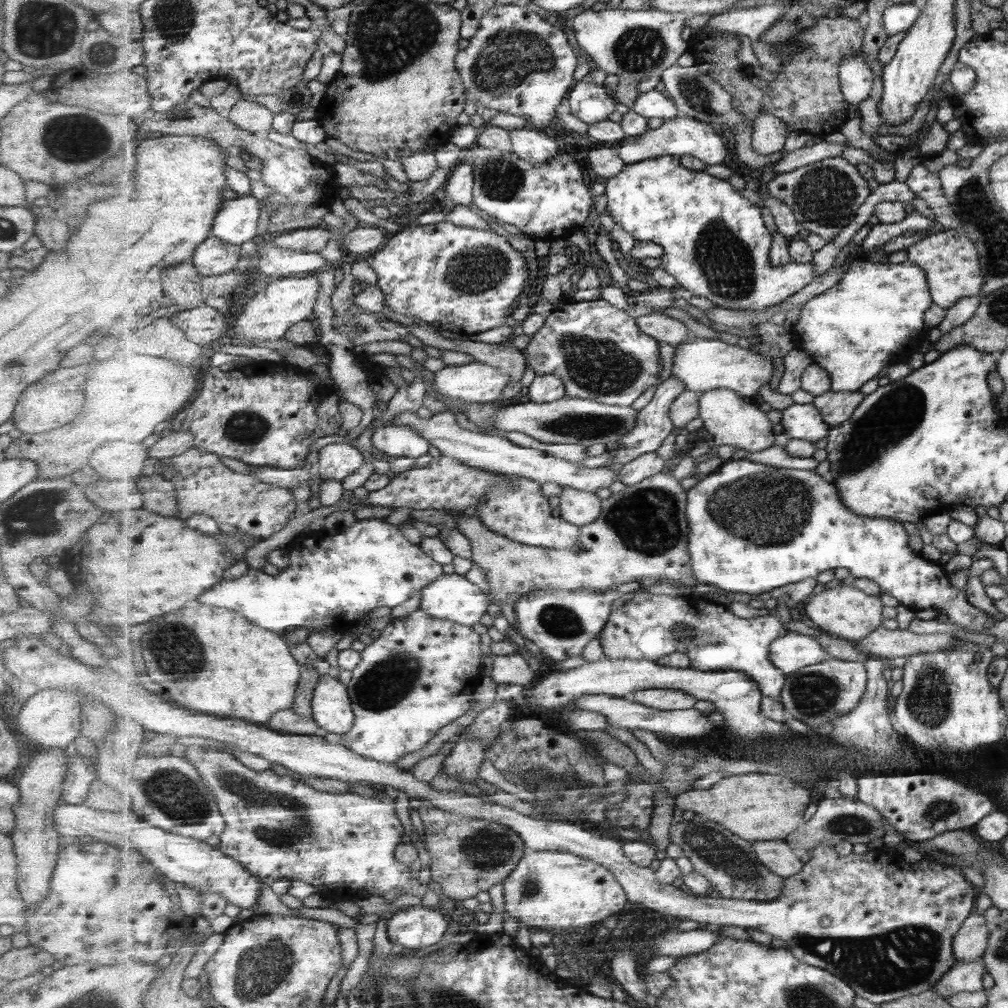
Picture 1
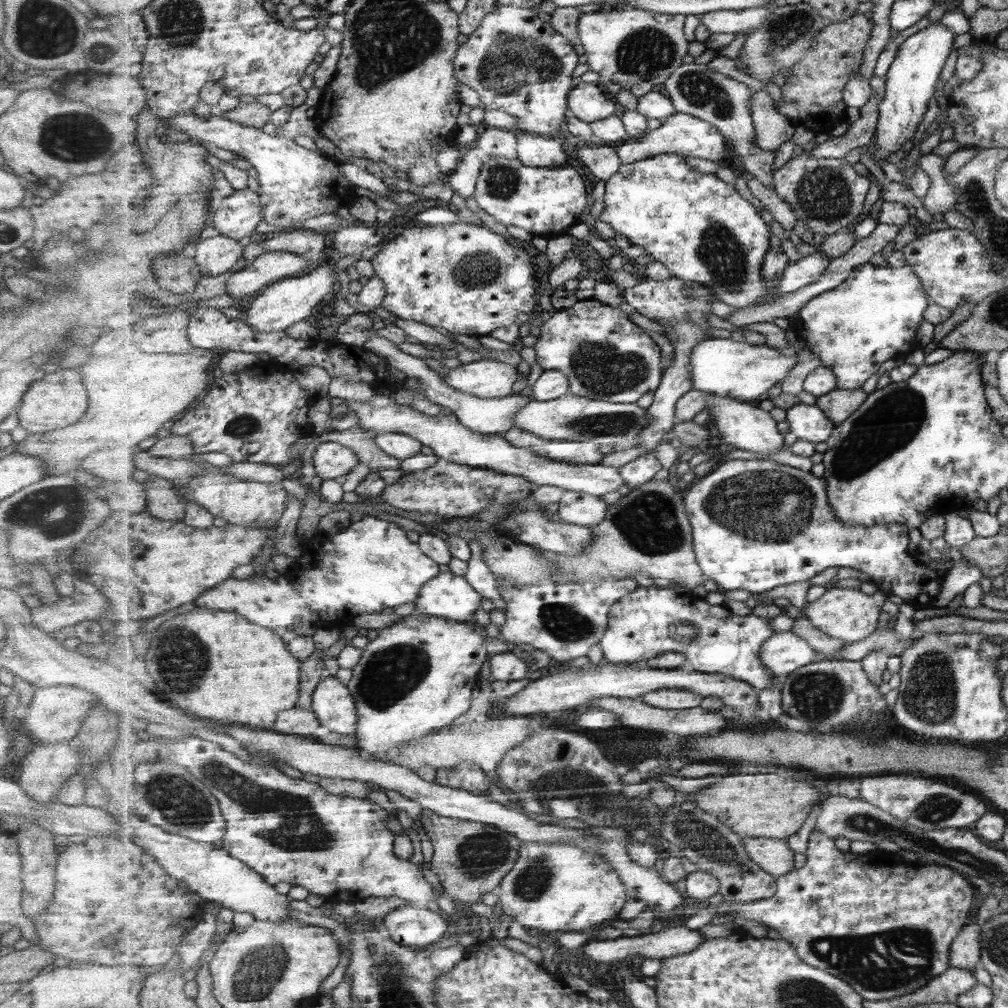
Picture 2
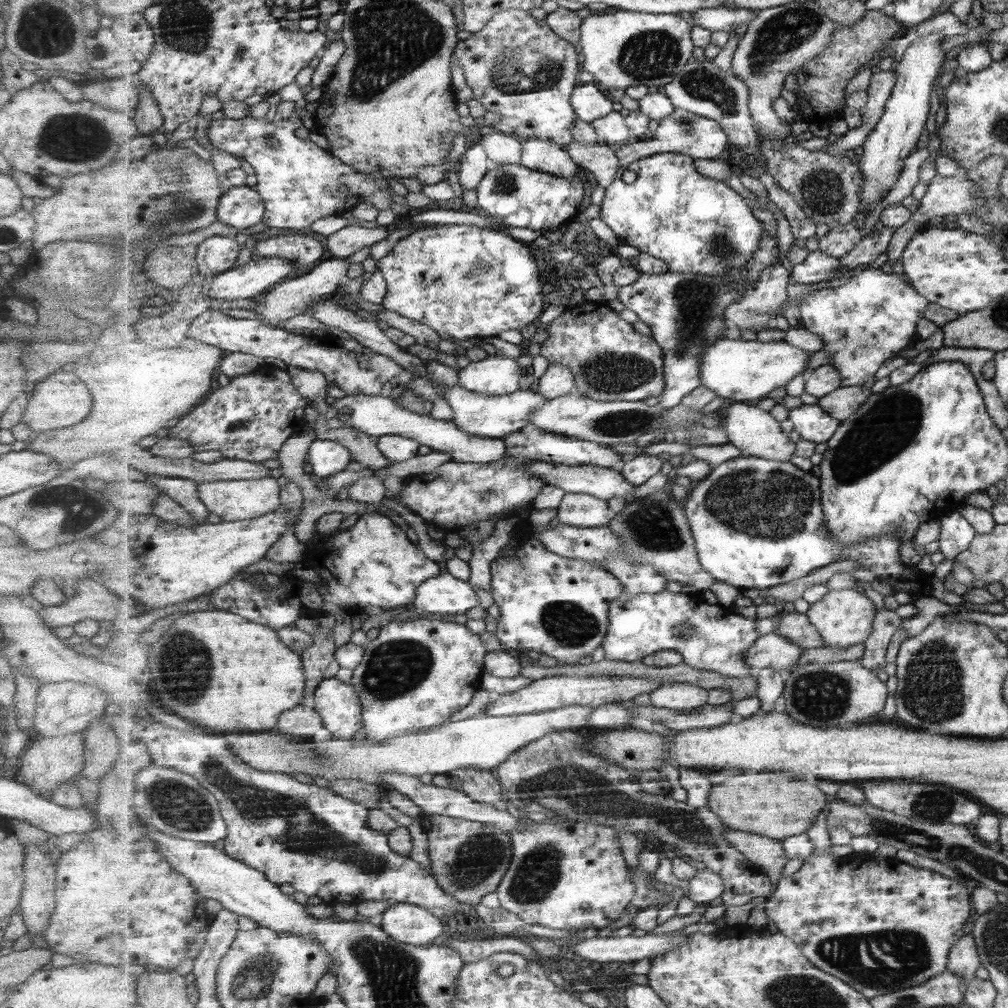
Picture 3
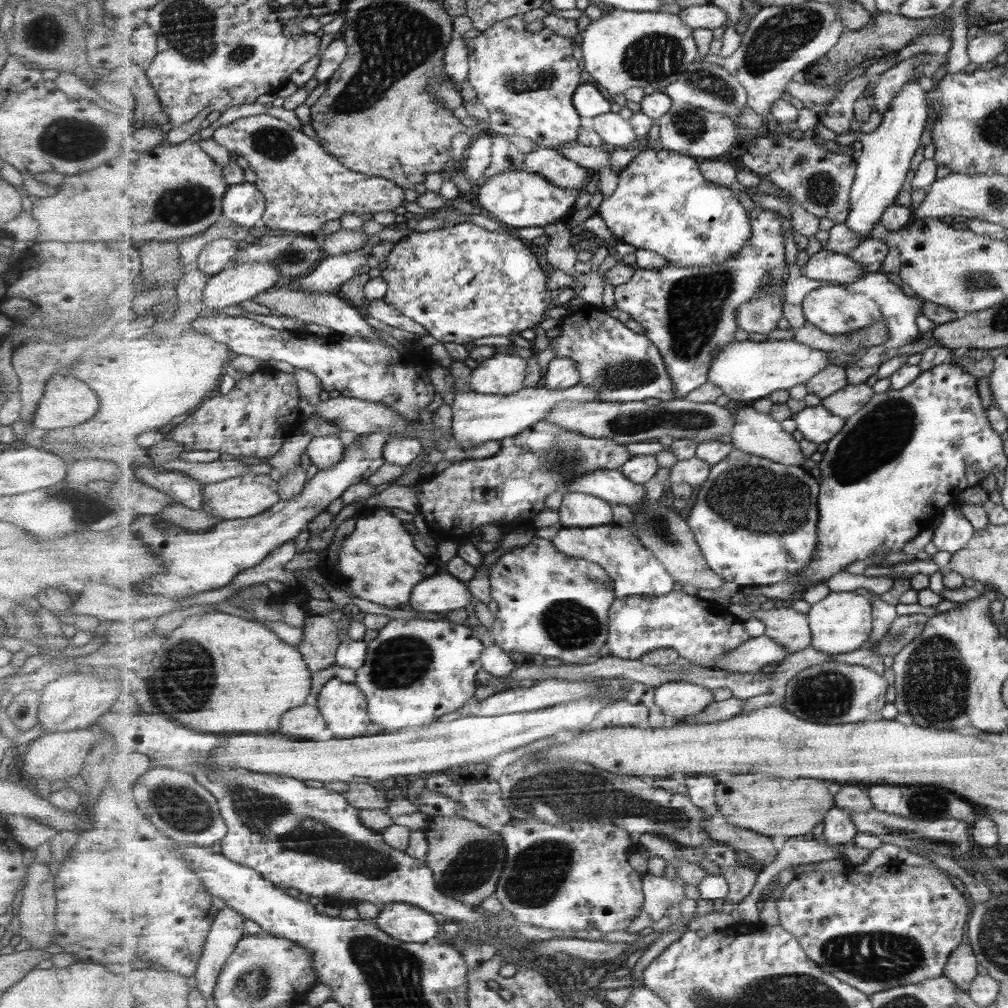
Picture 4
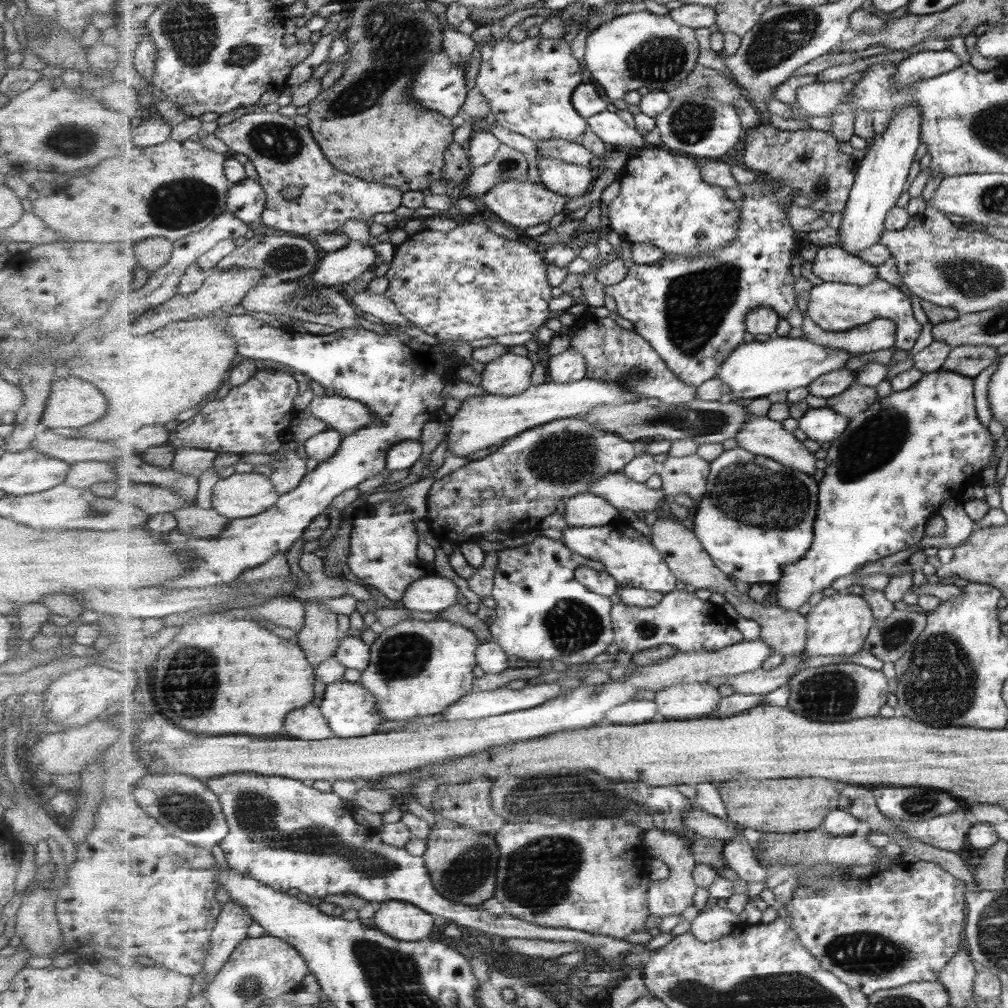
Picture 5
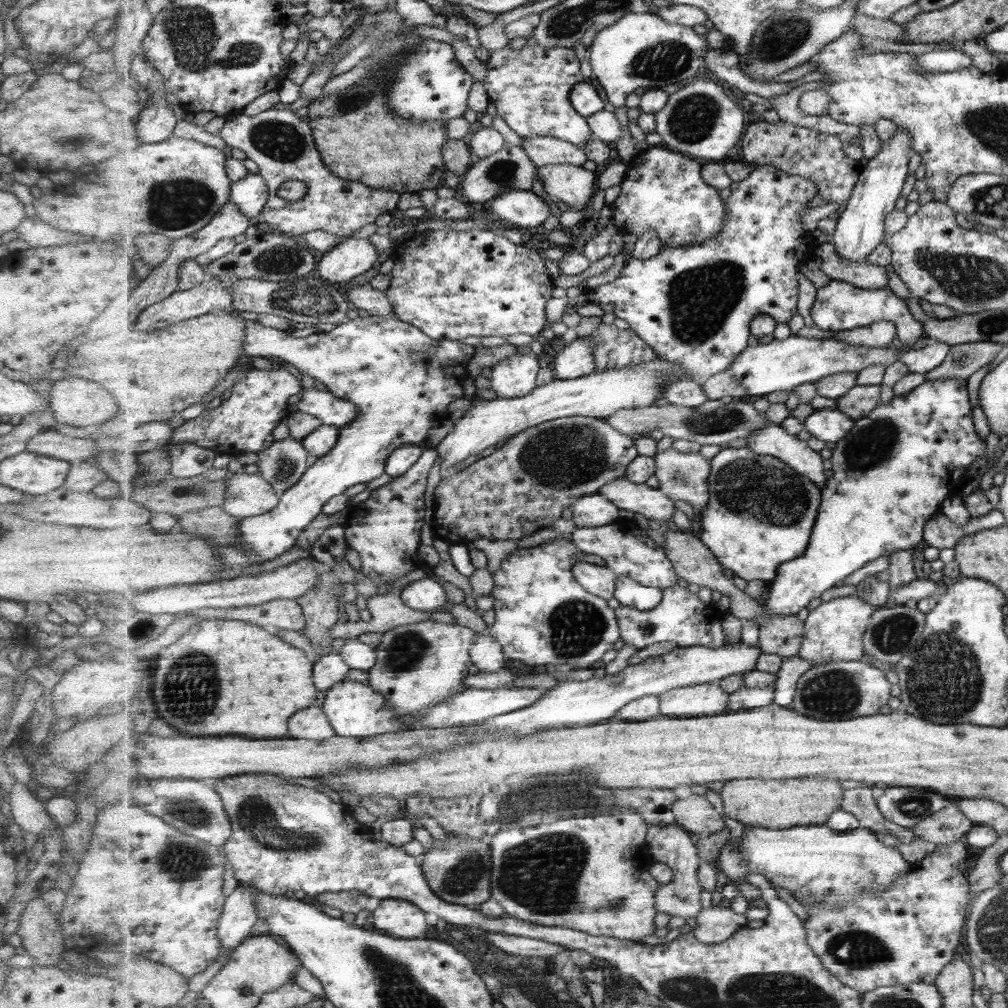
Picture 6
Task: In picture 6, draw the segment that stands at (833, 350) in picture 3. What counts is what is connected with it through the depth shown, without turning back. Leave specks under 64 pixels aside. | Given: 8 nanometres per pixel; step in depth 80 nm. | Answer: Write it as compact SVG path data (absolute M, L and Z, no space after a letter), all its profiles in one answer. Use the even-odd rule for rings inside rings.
M833 279L824 287L818 288L817 296L817 300L810 309L814 323L822 330L837 332L853 330L861 326L869 326L874 322L888 320L896 326L898 345L907 350L915 346L925 332L923 323L914 317L907 306L907 301L899 298L889 285L877 290L865 290L851 283Z

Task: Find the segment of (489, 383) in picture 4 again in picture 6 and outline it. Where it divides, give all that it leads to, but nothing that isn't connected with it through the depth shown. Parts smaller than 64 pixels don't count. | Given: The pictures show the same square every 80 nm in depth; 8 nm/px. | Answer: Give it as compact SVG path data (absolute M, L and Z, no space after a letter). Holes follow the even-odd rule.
M518 354L499 361L491 368L491 389L502 398L523 398L531 394L538 387L539 357Z

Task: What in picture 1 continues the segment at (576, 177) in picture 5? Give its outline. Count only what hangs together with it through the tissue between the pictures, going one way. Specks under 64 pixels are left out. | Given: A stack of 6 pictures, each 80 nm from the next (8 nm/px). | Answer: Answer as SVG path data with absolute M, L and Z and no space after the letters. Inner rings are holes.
M529 127L510 129L514 152L519 158L531 164L551 162L560 155L557 140L549 138L543 131L530 130Z

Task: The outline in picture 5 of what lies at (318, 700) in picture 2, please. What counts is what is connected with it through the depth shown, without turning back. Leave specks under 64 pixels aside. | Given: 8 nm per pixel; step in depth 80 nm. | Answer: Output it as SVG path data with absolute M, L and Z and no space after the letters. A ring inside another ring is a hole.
M335 681L326 685L320 704L322 713L327 717L335 737L353 738L379 733L384 718L378 713L378 698L360 682Z

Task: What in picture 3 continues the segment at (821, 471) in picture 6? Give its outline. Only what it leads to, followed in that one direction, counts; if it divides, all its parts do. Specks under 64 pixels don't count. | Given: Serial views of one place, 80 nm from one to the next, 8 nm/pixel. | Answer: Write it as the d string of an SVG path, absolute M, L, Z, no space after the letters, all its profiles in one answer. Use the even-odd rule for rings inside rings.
M735 402L726 409L725 427L728 434L728 443L734 444L737 448L743 450L745 456L755 456L778 462L789 462L795 455L797 446L795 442L791 442L789 434L781 430L781 422L775 420L769 412L751 406L751 404L743 404Z

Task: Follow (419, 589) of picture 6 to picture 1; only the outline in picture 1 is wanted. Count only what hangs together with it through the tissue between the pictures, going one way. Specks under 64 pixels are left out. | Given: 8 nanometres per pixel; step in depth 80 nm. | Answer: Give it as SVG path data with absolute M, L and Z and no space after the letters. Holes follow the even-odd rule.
M457 573L444 574L421 591L420 607L435 618L458 622L460 625L475 626L487 614L491 598L477 584Z

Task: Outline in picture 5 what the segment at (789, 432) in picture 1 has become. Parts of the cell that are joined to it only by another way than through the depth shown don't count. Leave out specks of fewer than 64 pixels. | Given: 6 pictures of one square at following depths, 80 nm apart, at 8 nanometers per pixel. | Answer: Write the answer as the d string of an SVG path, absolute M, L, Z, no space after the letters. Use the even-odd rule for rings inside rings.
M809 408L798 420L799 428L811 440L817 442L837 441L849 428L850 419L831 408Z

